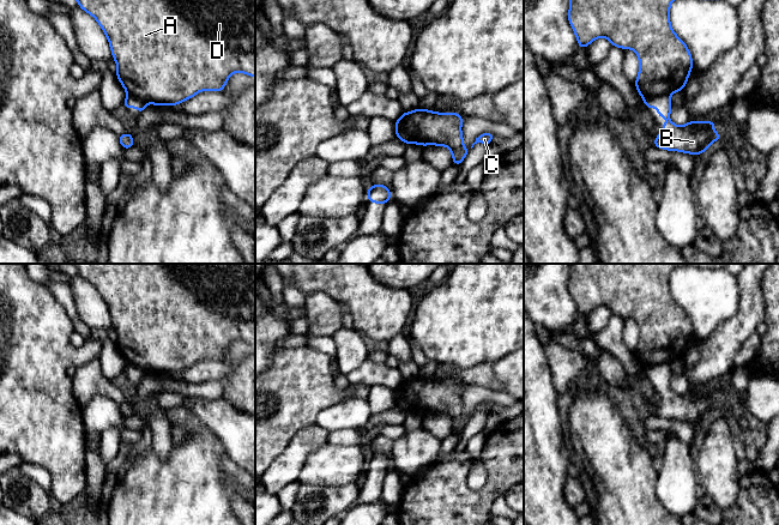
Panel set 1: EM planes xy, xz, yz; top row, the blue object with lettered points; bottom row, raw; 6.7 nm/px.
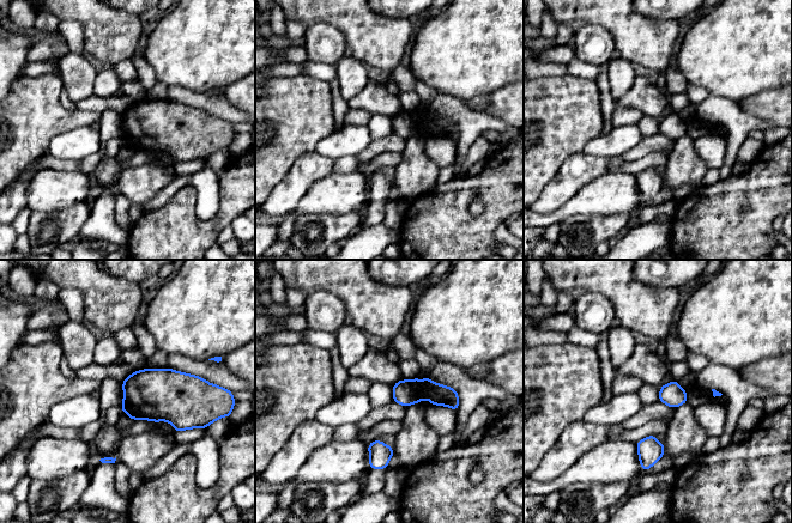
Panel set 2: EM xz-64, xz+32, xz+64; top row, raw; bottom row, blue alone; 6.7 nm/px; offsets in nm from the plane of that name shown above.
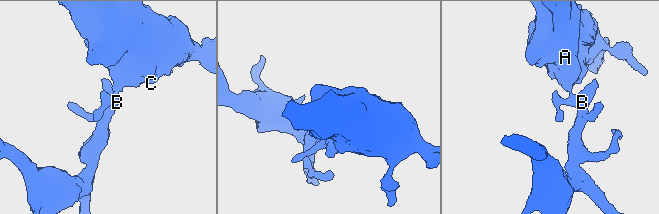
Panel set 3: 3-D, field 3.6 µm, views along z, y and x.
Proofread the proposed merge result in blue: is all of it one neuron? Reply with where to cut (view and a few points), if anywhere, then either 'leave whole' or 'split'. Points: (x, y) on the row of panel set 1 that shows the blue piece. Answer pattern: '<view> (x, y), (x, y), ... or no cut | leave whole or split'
xz (397, 120), (404, 128), (408, 137), (406, 142) | split

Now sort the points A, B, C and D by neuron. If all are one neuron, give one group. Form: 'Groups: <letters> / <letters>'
Groups: A C D / B

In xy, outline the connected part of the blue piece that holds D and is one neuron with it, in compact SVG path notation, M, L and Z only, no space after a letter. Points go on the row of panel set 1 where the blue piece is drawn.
M77 0L104 31L127 96L177 105L198 92L221 92L235 72L255 78L255 0Z

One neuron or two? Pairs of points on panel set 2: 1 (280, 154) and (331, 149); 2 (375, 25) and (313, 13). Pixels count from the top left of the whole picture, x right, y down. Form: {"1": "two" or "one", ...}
{"1": "two", "2": "one"}

